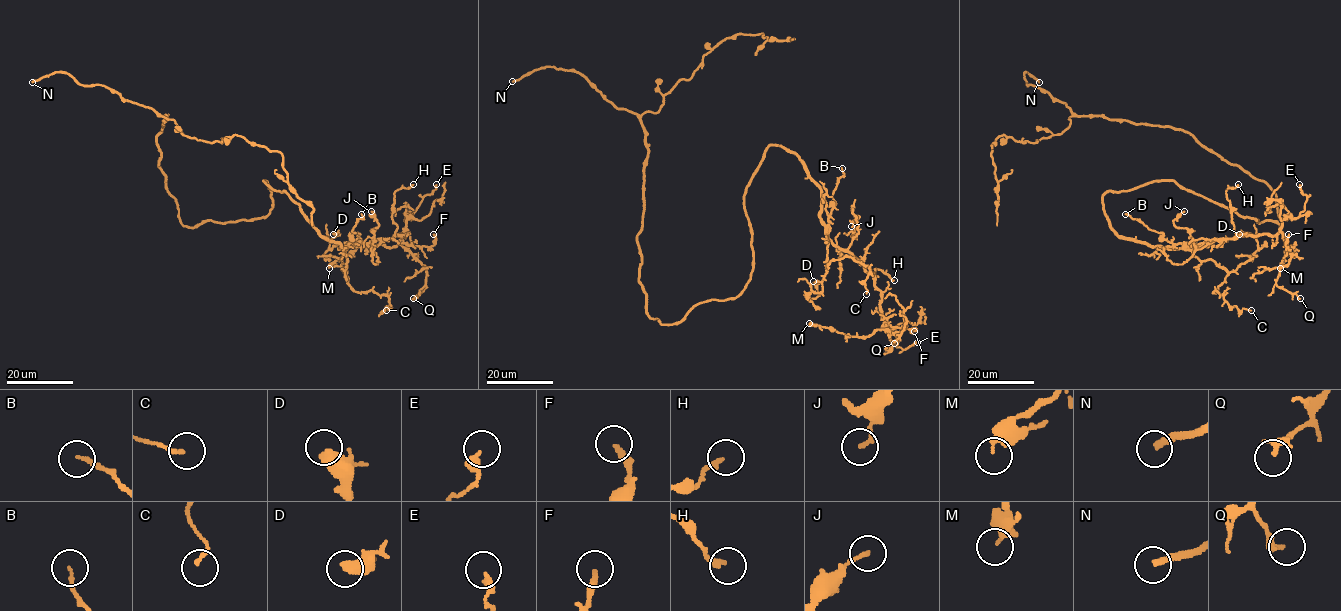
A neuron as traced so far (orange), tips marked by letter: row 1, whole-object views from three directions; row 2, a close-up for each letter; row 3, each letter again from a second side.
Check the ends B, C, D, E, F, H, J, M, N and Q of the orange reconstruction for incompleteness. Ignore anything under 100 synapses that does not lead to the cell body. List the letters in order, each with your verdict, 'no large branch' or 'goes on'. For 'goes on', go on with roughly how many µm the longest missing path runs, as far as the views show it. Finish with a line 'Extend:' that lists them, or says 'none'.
B: no large branch
C: no large branch
D: no large branch
E: no large branch
F: no large branch
H: no large branch
J: no large branch
M: no large branch
N: goes on; about 140 µm are missing
Q: no large branch
Extend: N

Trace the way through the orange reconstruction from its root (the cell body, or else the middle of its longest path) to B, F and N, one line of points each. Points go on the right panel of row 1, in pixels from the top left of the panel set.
B: (1260, 222), (1173, 181), (1108, 191), (1103, 206), (1118, 235), (1182, 248), (1125, 214)
F: (1260, 222), (1173, 181), (1103, 196), (1109, 225), (1146, 244), (1196, 248), (1281, 232), (1286, 246), (1288, 234)
N: (1260, 222), (1282, 226), (1274, 192), (1188, 133), (1076, 116), (1028, 85), (1024, 73), (1039, 82)

